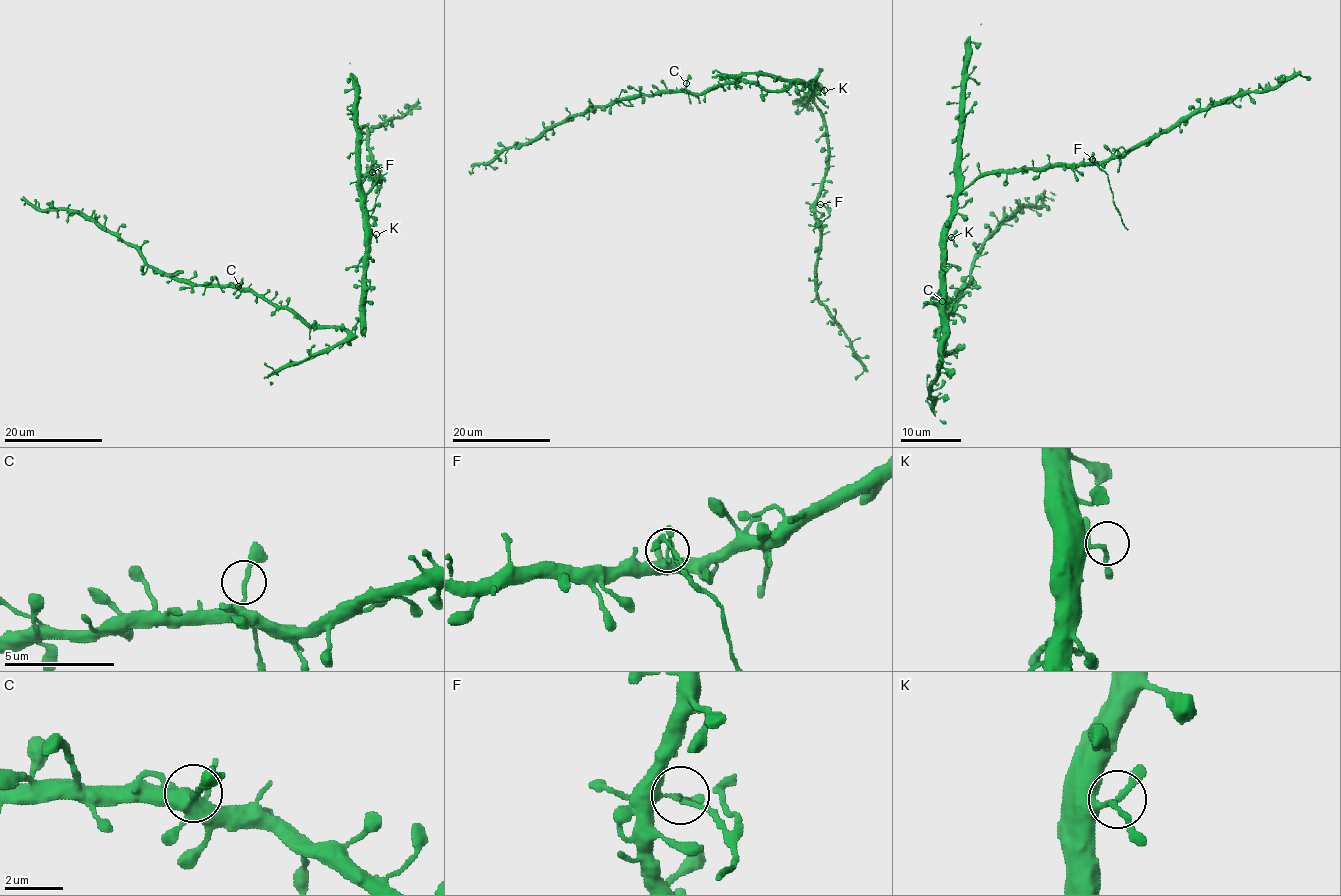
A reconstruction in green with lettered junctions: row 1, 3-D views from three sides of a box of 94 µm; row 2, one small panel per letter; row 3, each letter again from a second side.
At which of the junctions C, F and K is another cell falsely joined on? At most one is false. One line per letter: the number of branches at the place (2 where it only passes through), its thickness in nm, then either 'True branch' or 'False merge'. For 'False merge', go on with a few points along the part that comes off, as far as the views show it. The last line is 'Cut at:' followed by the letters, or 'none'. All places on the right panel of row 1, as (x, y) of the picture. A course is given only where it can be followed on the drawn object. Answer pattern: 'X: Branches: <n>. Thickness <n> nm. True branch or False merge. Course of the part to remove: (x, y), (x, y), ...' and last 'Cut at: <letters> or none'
C: Branches: 2. Thickness 170 nm. True branch
F: Branches: 3. Thickness 140 nm. False merge. Course of the part to remove: (1093, 159), (1108, 176), (1112, 202), (1128, 229)
K: Branches: 3. Thickness 130 nm. True branch
Cut at: F

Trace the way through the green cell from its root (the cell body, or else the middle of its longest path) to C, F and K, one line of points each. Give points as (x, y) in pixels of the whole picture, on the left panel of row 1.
C: (360, 301), (360, 317), (350, 331), (313, 327), (287, 309), (276, 308), (238, 286)
F: (360, 301), (365, 251), (365, 195), (380, 180), (369, 174), (372, 172)
K: (360, 301), (364, 290), (365, 243), (376, 234)

